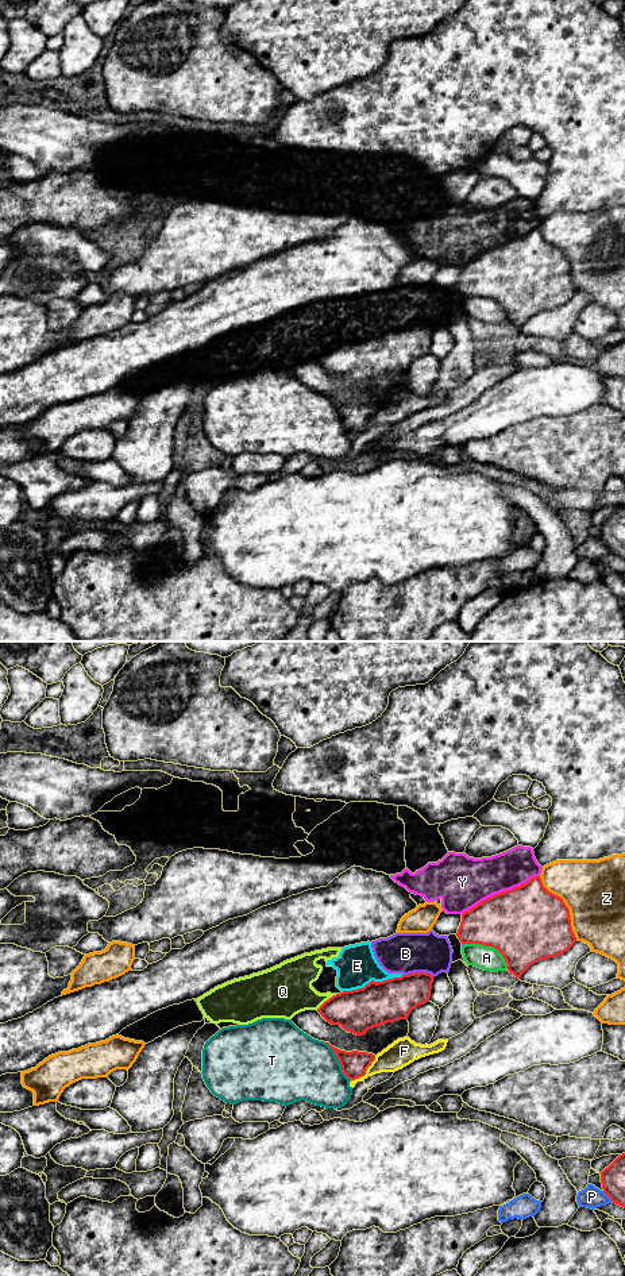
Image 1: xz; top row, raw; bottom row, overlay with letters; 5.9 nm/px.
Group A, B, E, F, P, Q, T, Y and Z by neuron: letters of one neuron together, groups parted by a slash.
A / B E Q / F / P / T / Y / Z

